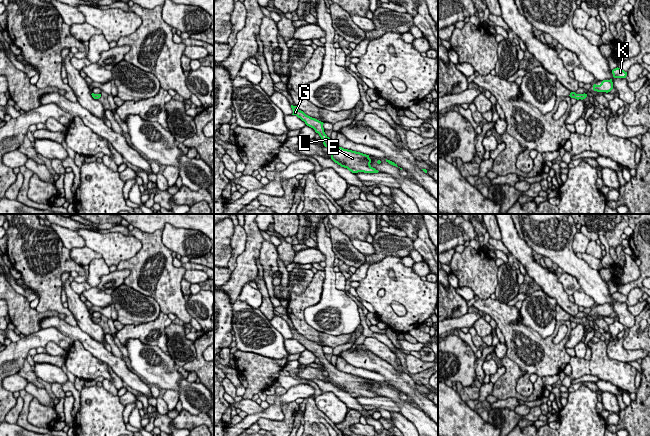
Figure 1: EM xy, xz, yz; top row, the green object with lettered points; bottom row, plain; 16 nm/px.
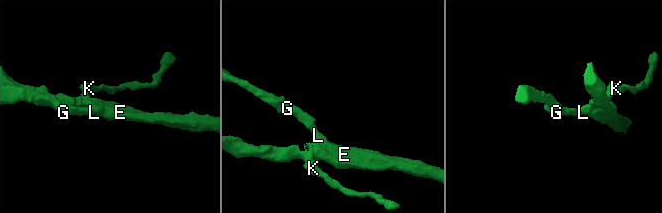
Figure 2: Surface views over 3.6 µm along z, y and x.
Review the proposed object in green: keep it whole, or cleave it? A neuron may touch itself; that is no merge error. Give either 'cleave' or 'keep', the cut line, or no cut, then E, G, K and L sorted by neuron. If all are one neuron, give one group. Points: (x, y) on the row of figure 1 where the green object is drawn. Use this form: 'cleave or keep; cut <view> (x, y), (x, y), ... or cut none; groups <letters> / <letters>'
keep; cut none; groups E G K L

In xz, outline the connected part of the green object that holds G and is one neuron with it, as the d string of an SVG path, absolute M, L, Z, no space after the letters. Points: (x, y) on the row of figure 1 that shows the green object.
M291 105L293 110L292 115L296 115L305 124L315 130L321 137L323 144L328 148L328 153L331 155L331 159L340 165L347 168L352 173L364 172L364 173L378 173L379 171L373 168L370 163L371 159L369 155L344 149L336 145L324 132L323 122L306 115L303 111L299 110L297 106Z

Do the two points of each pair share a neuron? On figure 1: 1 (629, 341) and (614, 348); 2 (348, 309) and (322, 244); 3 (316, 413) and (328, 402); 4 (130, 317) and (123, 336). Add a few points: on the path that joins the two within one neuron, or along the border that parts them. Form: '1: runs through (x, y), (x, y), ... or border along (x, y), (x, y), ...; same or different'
1: border along (623, 339), (623, 346), (625, 348), (639, 349); different
2: runs through (332, 293), (329, 290), (329, 260); same
3: border along (314, 397), (316, 406), (334, 424); different
4: border along (125, 324), (127, 325); different

